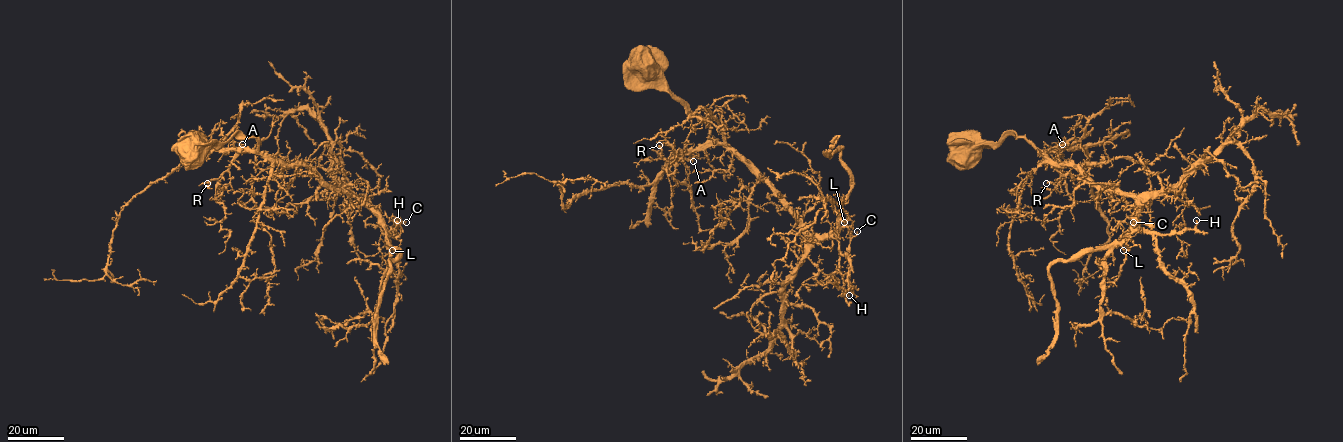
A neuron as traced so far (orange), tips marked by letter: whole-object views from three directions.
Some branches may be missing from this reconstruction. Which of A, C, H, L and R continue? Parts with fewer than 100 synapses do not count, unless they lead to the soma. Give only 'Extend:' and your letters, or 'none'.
Extend: none

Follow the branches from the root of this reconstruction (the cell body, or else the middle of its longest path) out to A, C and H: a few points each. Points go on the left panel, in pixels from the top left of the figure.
A: (194, 146), (197, 141), (224, 144), (239, 133), (253, 136), (257, 148), (243, 150), (242, 144)
C: (194, 146), (253, 136), (260, 153), (305, 165), (355, 195), (389, 235), (406, 222)
H: (194, 146), (253, 136), (260, 153), (305, 165), (355, 195), (388, 234), (397, 220)

